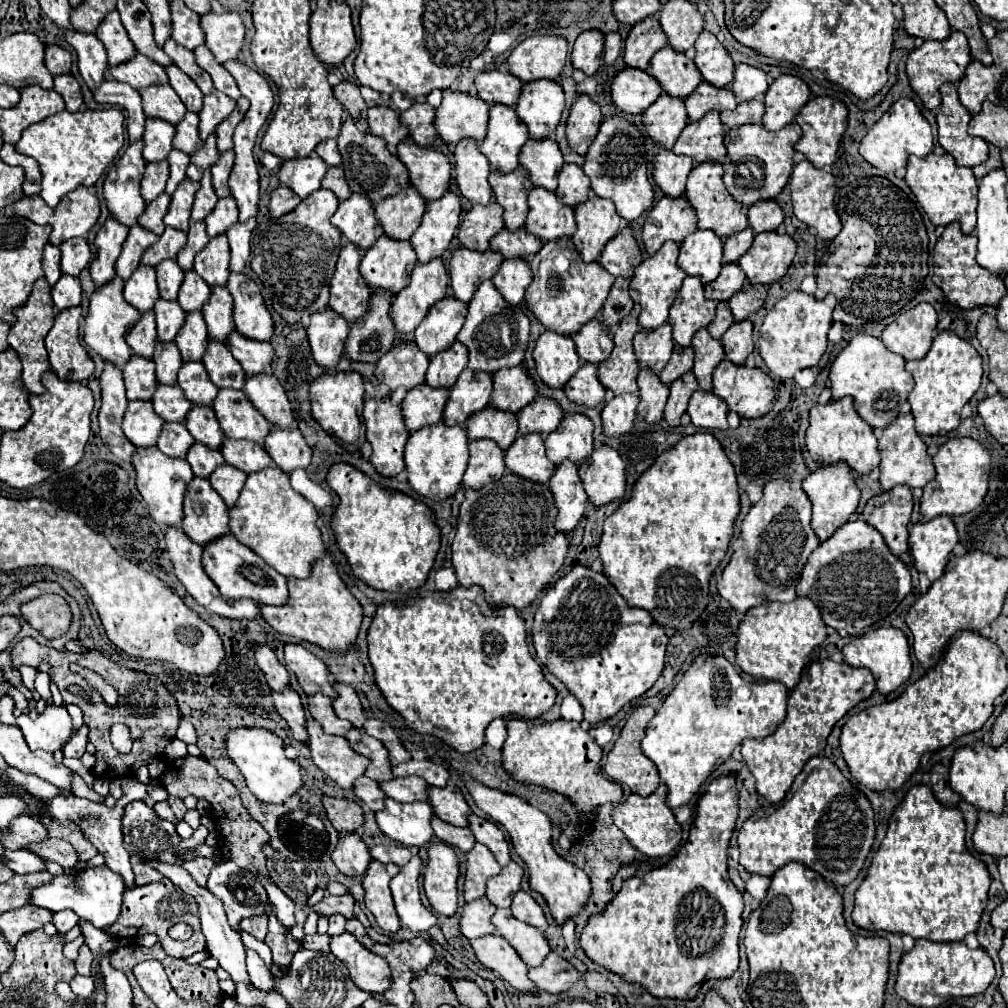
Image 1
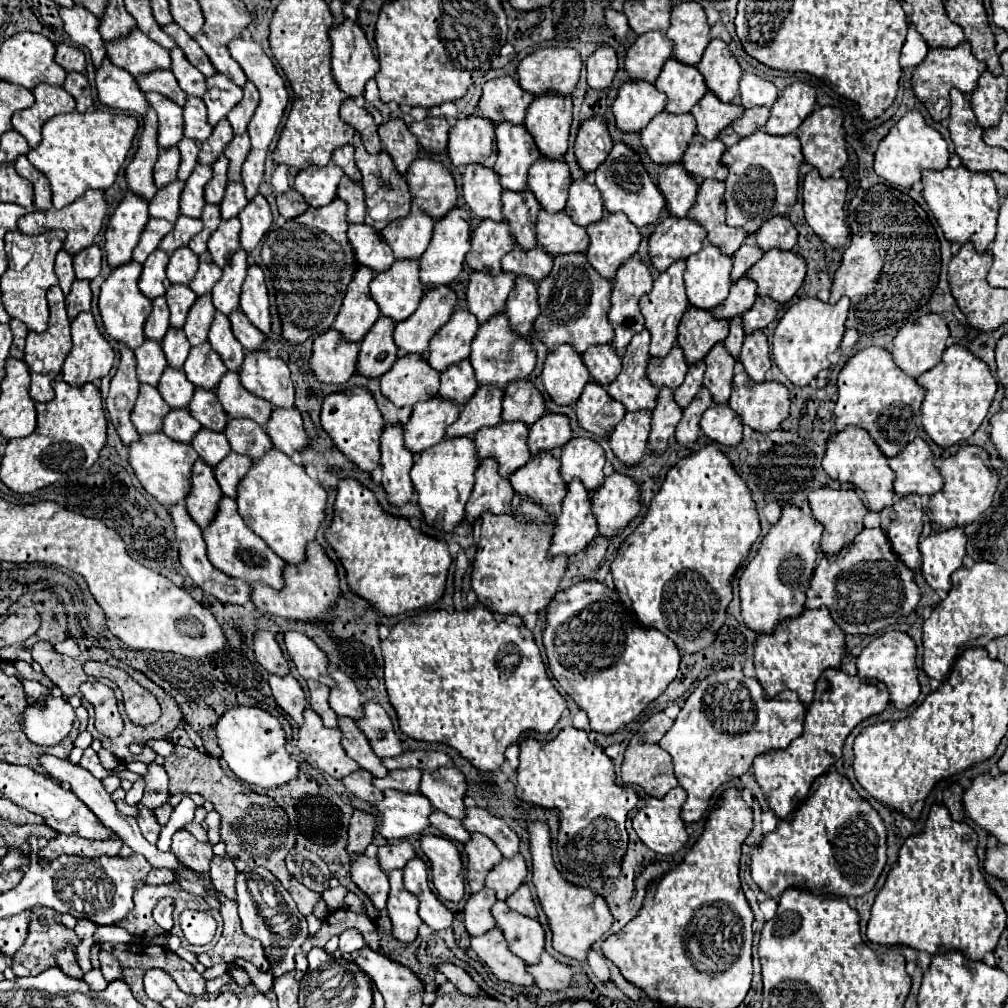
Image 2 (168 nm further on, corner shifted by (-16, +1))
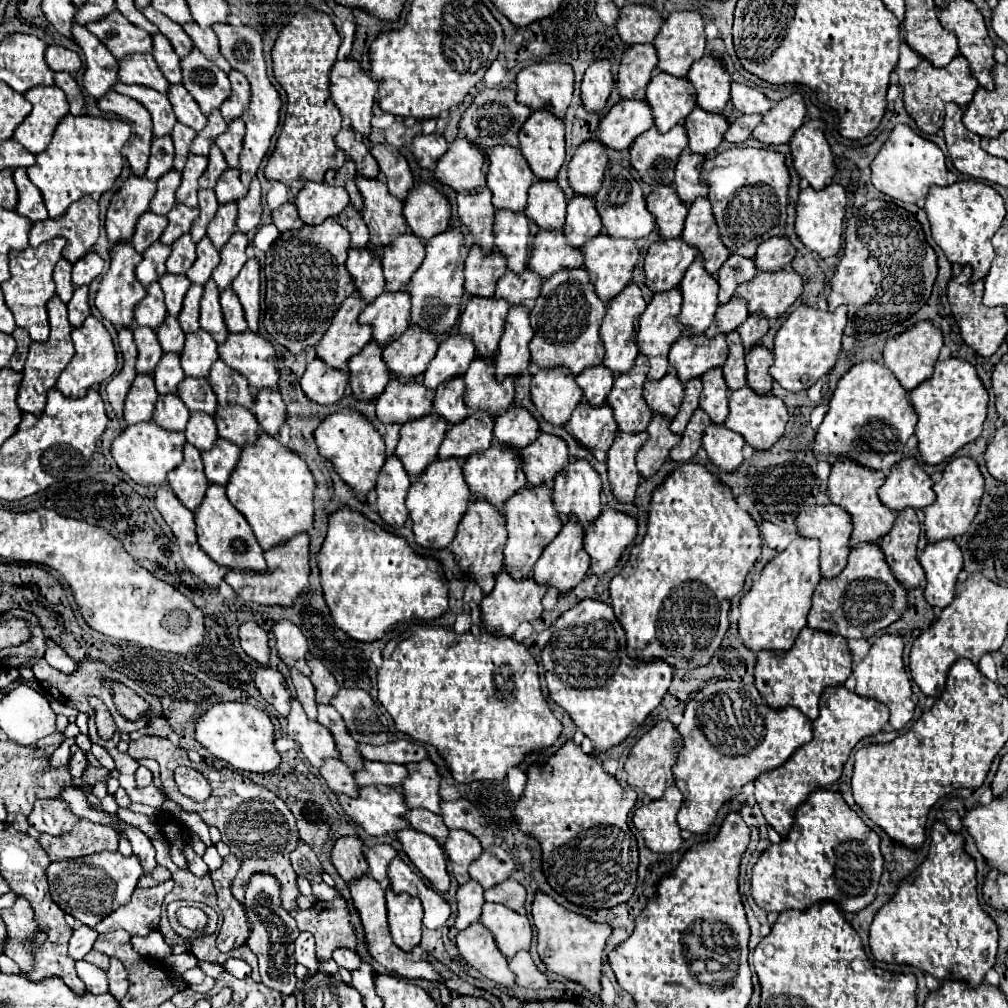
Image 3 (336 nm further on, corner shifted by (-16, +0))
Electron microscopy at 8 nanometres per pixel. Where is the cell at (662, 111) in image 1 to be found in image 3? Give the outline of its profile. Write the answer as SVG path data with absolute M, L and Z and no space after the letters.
M682 125L662 135L652 127L632 143L630 167L638 171L638 179L646 185L672 185L674 167L686 145L688 135Z

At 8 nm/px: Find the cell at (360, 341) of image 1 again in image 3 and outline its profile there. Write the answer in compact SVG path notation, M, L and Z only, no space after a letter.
M370 341L362 353L348 361L350 387L358 401L376 401L388 385L388 373L384 373L384 361L380 357L382 347Z

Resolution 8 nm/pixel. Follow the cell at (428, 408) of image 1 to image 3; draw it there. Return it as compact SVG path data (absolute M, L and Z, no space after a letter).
M424 417L424 421L410 421L408 425L402 425L400 429L400 441L394 449L394 455L402 461L406 473L410 477L418 477L420 473L424 473L424 469L438 457L438 447L446 435L446 427L448 423L442 417Z

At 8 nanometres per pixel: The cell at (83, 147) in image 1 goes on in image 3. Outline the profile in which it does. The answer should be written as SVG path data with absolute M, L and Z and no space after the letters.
M66 115L50 145L36 155L36 165L28 169L30 181L40 189L44 205L52 219L60 219L68 205L76 201L80 195L98 197L104 191L112 189L114 181L122 171L122 147L130 137L130 125L118 119L102 119L102 117L72 117Z

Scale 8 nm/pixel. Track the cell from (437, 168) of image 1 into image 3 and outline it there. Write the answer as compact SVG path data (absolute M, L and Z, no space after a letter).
M422 183L414 187L404 203L404 219L410 233L422 241L432 239L436 233L448 229L450 203L434 187Z

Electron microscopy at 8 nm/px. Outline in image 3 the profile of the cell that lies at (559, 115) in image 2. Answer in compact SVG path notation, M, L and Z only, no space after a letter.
M546 109L534 111L520 129L520 151L540 181L554 181L564 163L564 121L552 117Z

